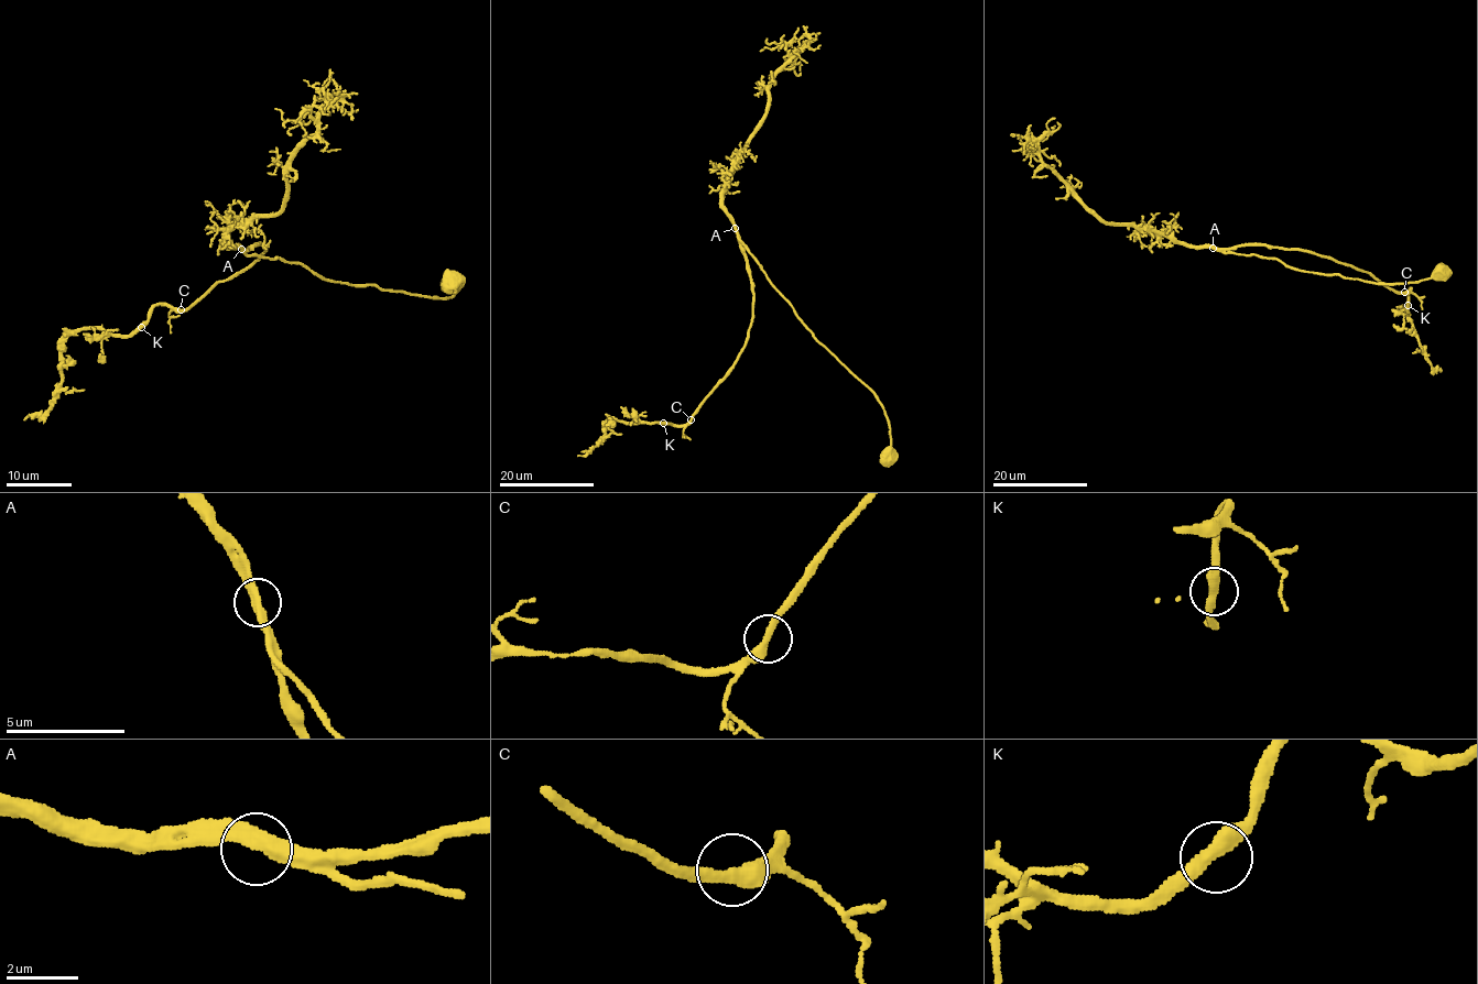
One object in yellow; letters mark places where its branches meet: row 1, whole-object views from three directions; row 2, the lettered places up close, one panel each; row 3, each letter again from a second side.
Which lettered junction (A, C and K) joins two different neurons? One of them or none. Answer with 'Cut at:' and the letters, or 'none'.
Cut at: none

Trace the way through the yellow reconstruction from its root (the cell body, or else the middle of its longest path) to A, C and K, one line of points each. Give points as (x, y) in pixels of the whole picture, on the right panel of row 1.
A: (1442, 271), (1417, 282), (1376, 284), (1339, 274), (1304, 272), (1277, 259), (1212, 249)
C: (1442, 271), (1417, 282), (1376, 284), (1223, 251), (1240, 244), (1306, 250), (1404, 292)
K: (1442, 271), (1376, 284), (1223, 251), (1306, 250), (1369, 272), (1395, 292), (1410, 288), (1408, 305)

